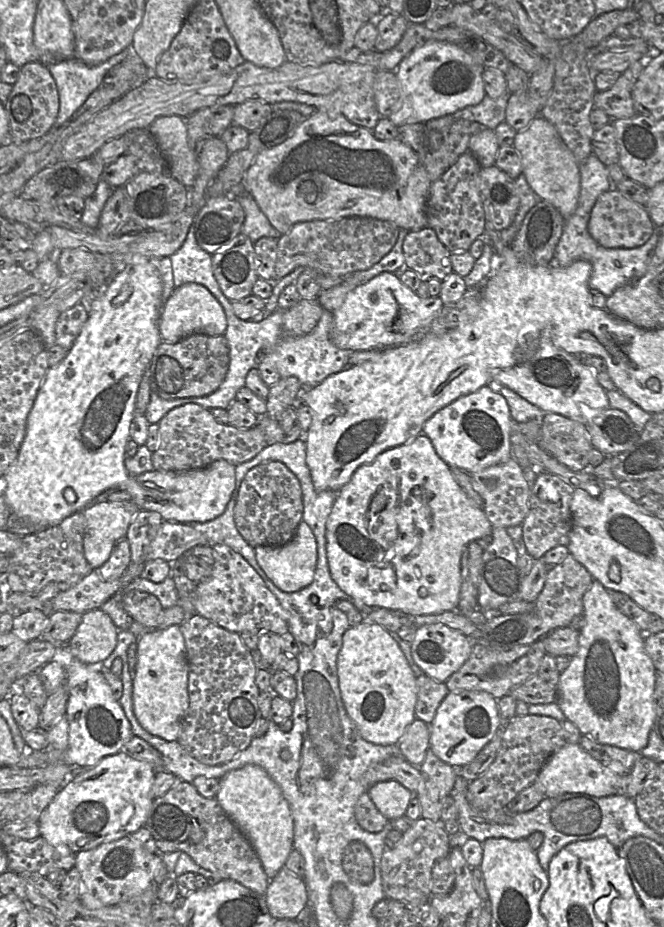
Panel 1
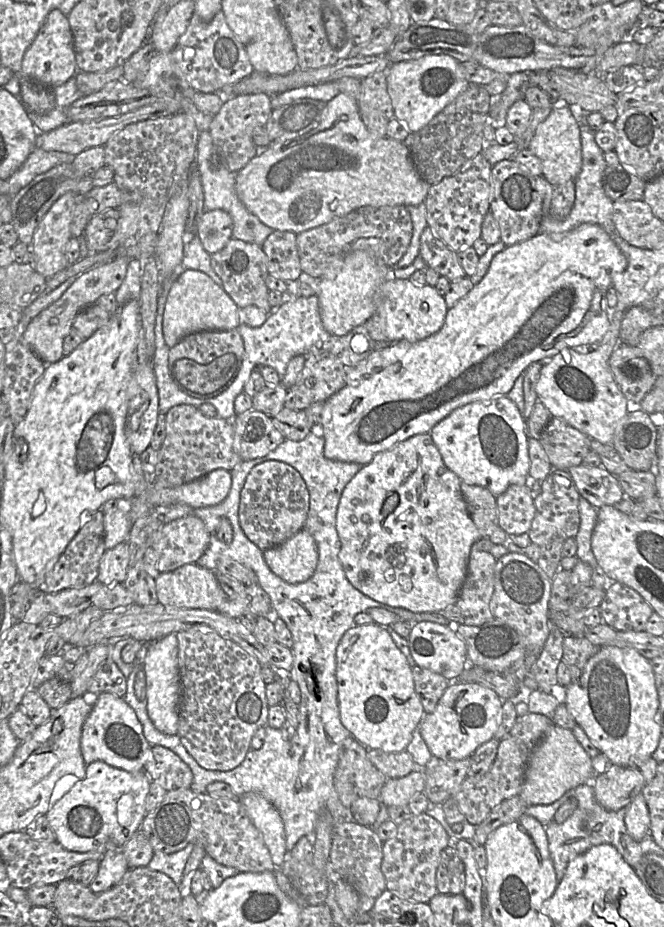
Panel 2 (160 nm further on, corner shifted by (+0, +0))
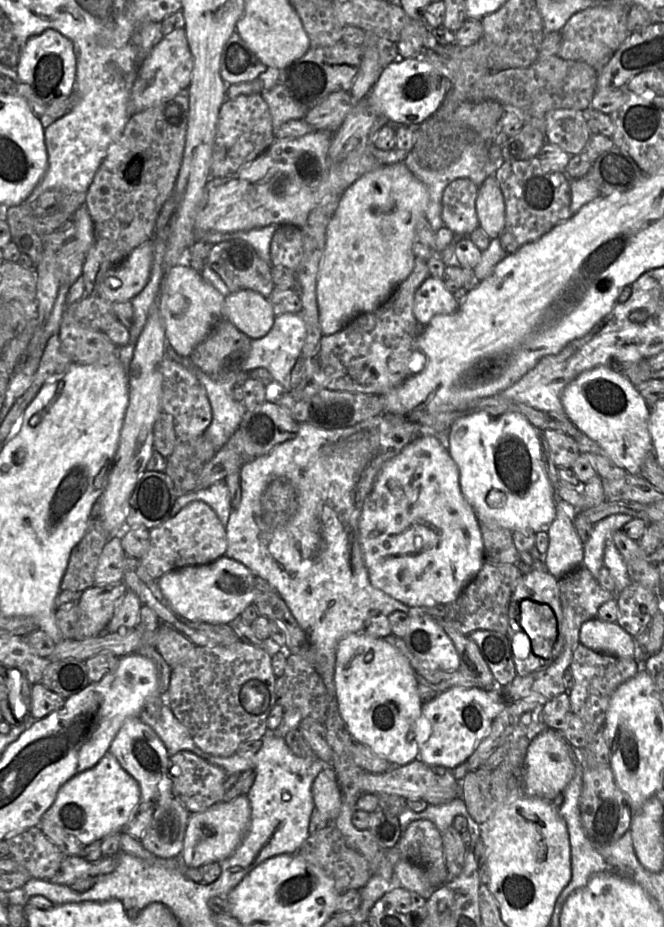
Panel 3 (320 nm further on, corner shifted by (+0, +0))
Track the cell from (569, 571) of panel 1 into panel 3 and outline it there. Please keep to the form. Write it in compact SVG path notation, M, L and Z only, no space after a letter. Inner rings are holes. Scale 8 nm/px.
M477 630L468 637L478 647L497 686L503 688L508 685L517 675L508 635L491 630Z

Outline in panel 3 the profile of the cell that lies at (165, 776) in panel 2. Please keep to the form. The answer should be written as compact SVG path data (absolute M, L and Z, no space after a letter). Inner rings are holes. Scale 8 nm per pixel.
M180 751L170 755L168 772L173 782L174 797L179 799L191 814L202 812L223 801L225 782L228 778L223 768L209 763L192 752Z

